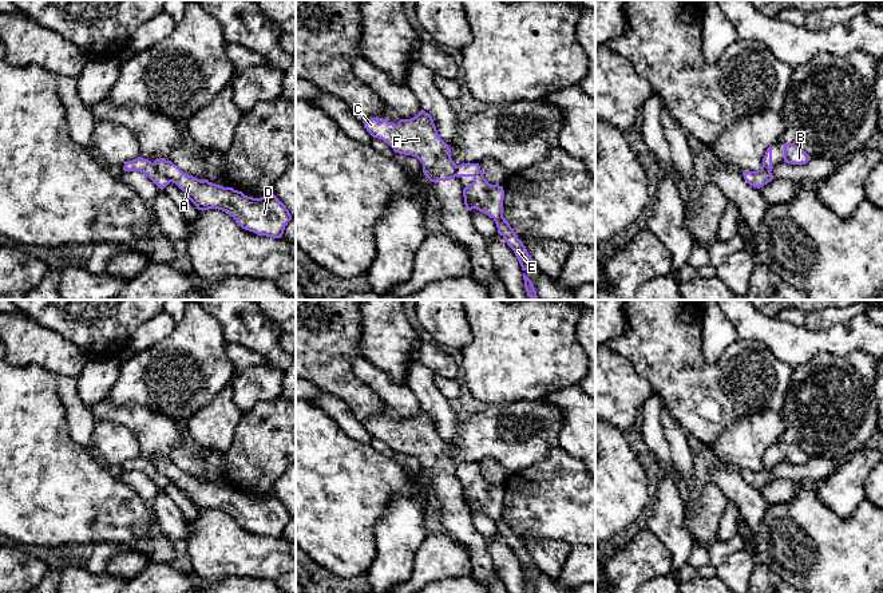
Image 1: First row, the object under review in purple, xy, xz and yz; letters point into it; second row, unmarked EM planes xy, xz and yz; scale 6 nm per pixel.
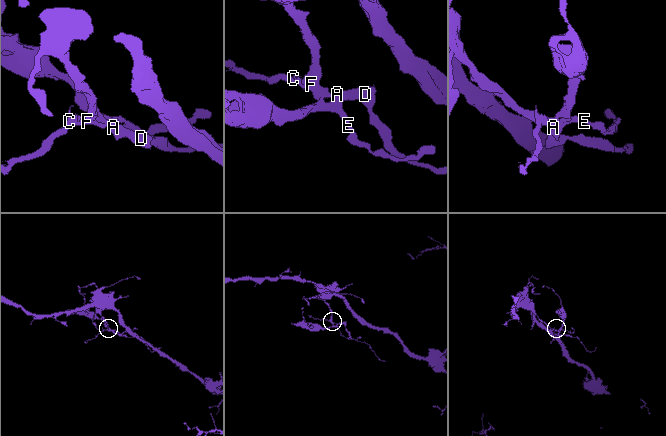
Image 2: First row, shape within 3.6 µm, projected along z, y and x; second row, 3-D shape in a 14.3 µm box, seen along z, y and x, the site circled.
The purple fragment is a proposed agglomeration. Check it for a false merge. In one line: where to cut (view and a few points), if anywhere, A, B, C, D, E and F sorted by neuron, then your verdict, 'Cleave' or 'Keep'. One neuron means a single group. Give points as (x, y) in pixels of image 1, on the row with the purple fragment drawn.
Split along xy (153, 163), (170, 181). Groups: A B D E / C F. Cleave

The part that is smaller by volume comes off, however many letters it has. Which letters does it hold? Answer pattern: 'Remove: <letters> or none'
Remove: A, B, D, E

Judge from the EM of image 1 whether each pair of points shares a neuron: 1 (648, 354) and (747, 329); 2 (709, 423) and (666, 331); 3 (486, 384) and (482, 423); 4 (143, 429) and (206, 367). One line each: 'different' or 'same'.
1: different
2: same
3: different
4: different

